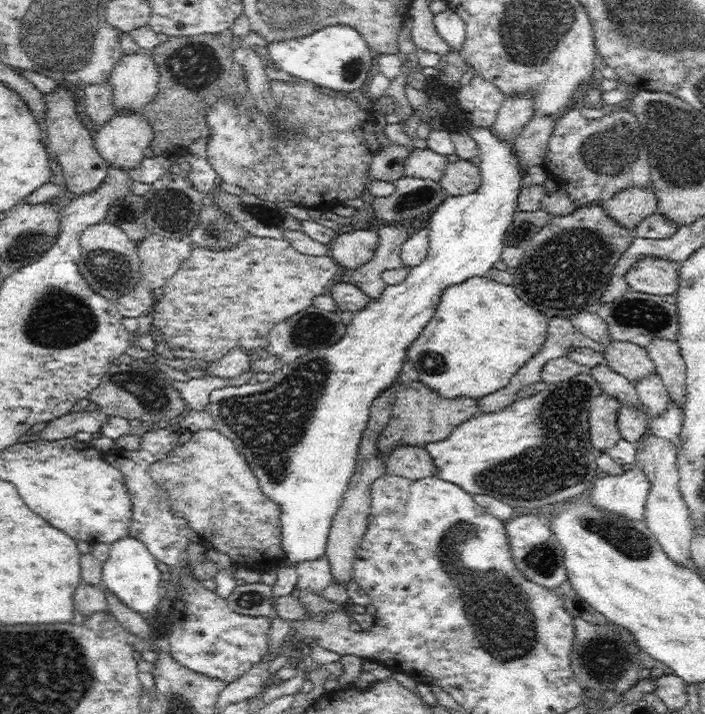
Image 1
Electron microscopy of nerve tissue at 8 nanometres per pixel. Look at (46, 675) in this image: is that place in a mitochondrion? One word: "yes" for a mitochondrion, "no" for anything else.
yes

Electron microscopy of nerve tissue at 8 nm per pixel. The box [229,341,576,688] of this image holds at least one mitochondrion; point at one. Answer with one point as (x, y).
(499, 611)

